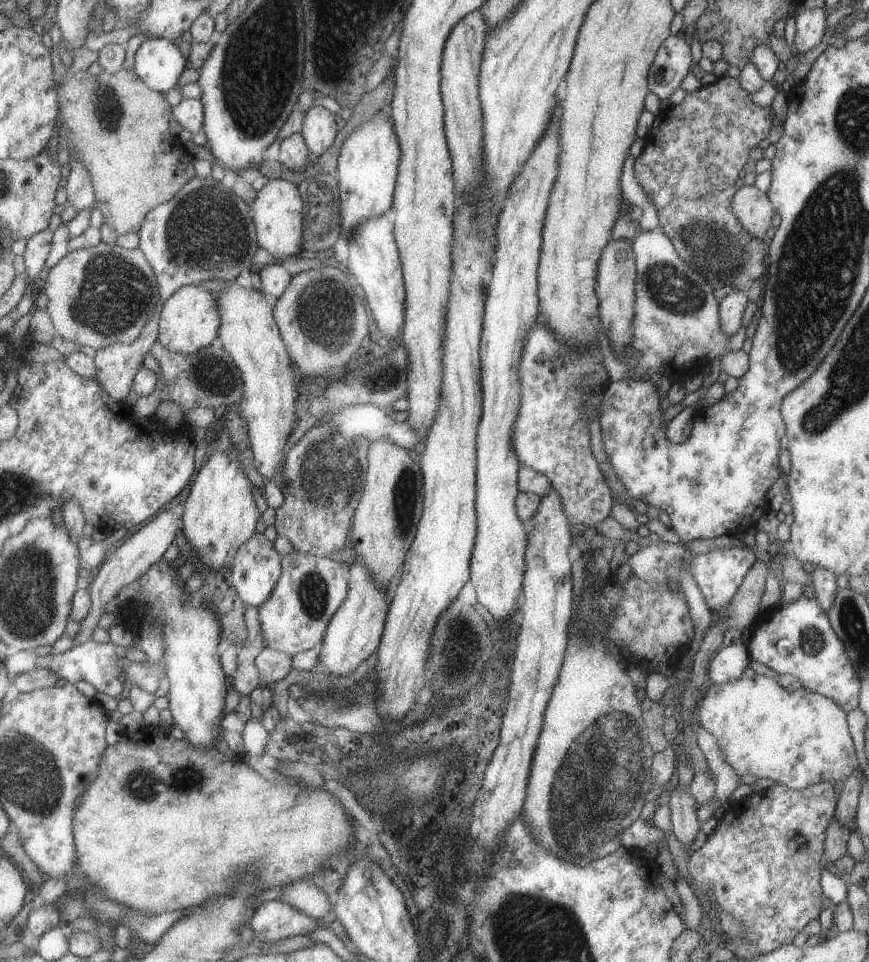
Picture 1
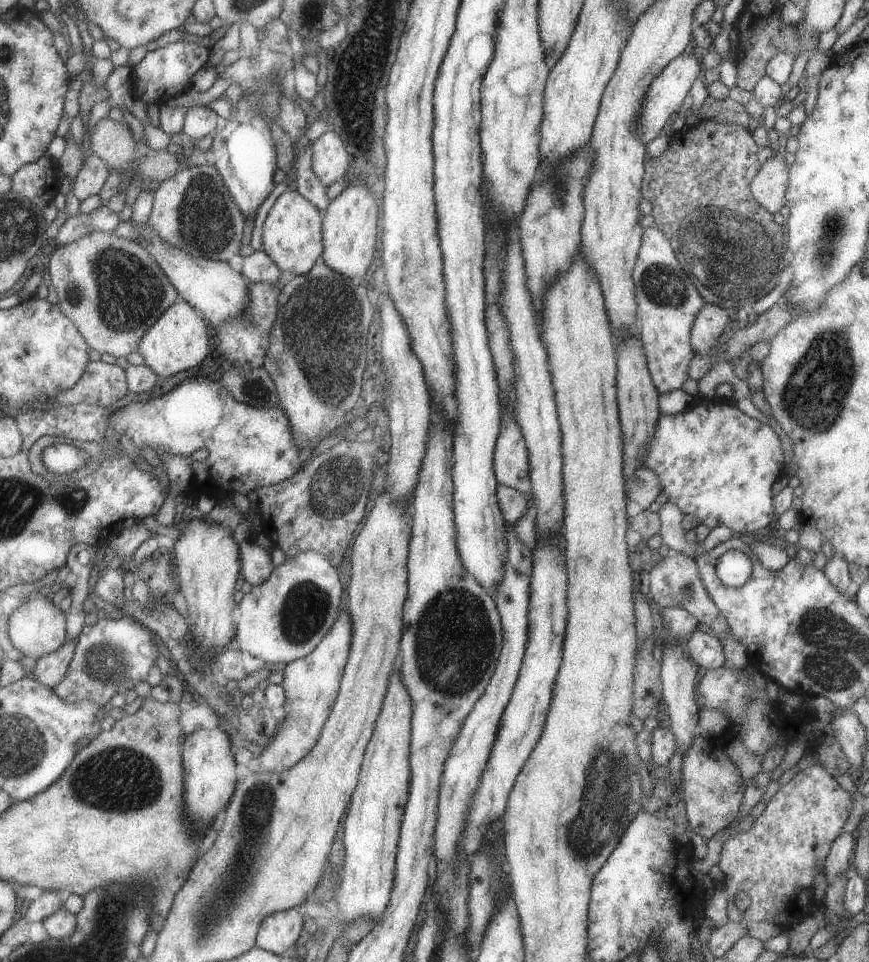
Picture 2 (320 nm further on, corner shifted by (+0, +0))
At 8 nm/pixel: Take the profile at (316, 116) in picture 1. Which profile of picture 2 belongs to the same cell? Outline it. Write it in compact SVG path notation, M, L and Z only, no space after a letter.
M329 130L309 144L314 176L325 188L344 178L348 170L344 139Z

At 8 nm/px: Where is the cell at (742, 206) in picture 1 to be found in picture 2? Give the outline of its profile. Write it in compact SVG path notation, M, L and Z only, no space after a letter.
M775 153L766 160L750 183L753 200L766 212L773 215L785 205L788 167L782 153Z

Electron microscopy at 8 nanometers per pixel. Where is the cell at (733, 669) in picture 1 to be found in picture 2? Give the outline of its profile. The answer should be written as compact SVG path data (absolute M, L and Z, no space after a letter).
M700 627L686 637L689 659L701 672L722 667L724 655L722 645L714 636L705 634Z

